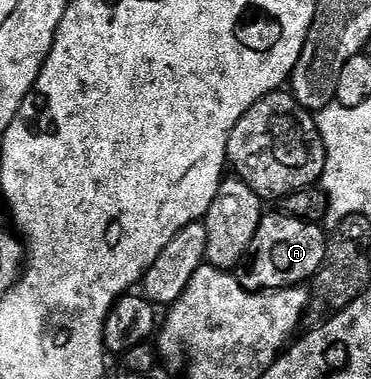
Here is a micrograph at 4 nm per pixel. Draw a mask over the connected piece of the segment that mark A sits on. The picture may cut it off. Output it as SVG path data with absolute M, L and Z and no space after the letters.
M282 213L264 214L249 249L233 274L246 291L280 291L283 287L298 287L314 280L325 261L328 236L317 223L307 223Z

